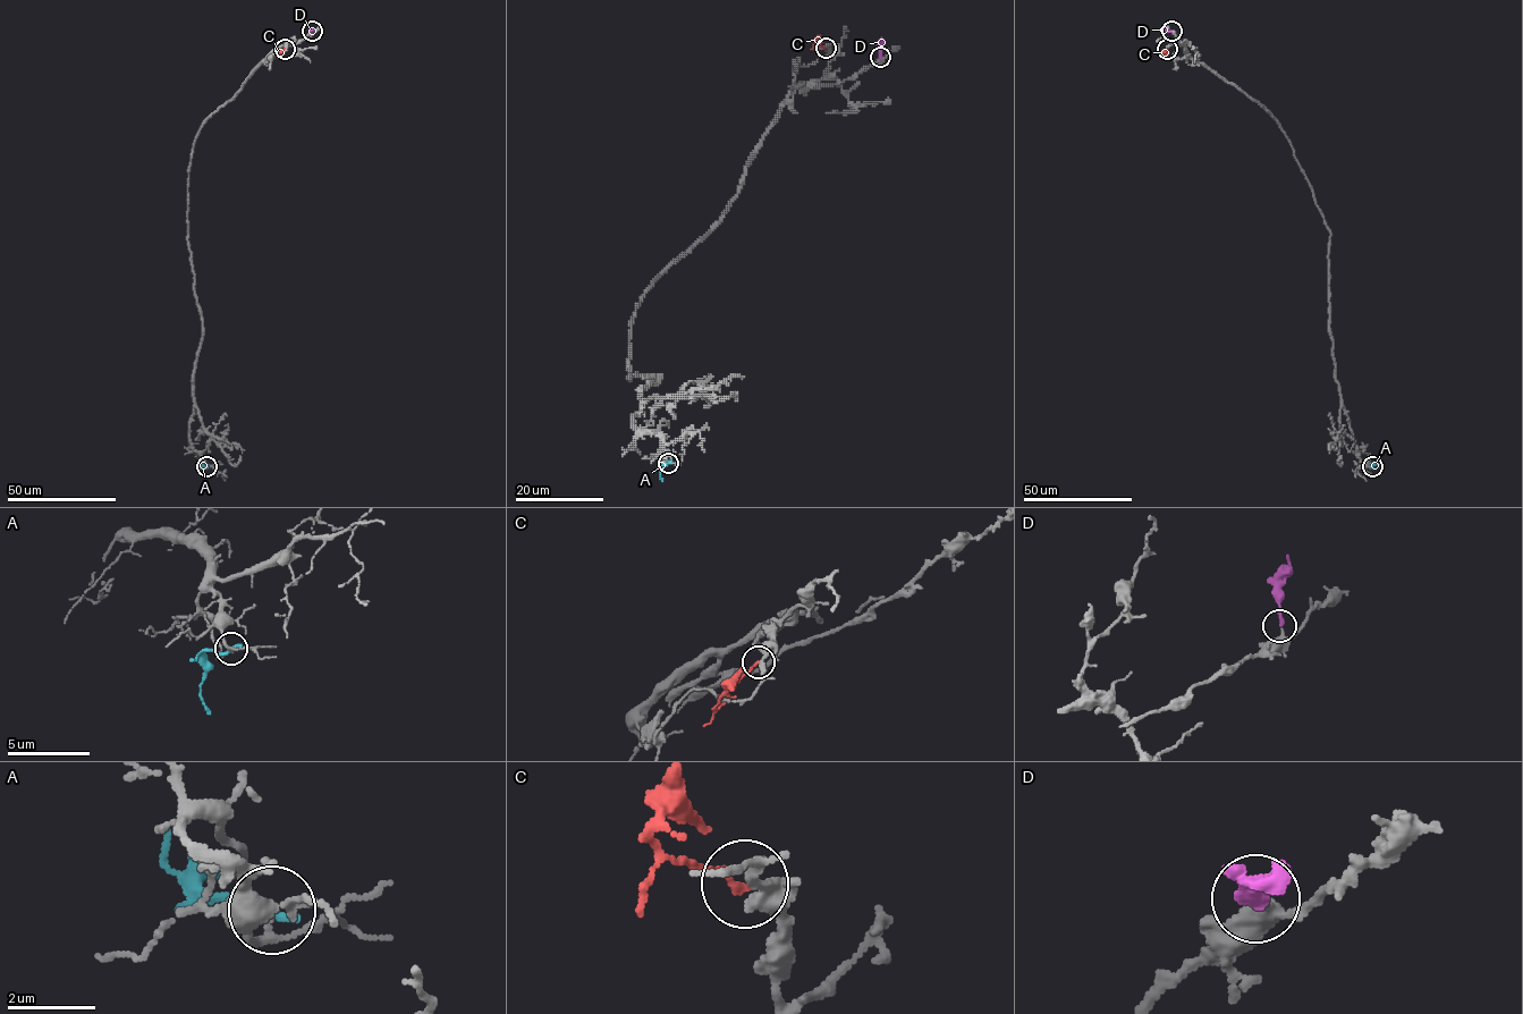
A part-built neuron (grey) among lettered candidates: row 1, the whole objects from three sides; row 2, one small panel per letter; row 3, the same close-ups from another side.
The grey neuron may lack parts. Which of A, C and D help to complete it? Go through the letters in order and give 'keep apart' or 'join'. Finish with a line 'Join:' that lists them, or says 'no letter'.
A: keep apart
C: keep apart
D: join
Join: D

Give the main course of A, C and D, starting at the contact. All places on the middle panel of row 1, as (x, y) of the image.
A: (668, 463), (661, 465), (659, 476), (662, 480)
C: (826, 48), (810, 48)
D: (880, 57), (882, 37)

